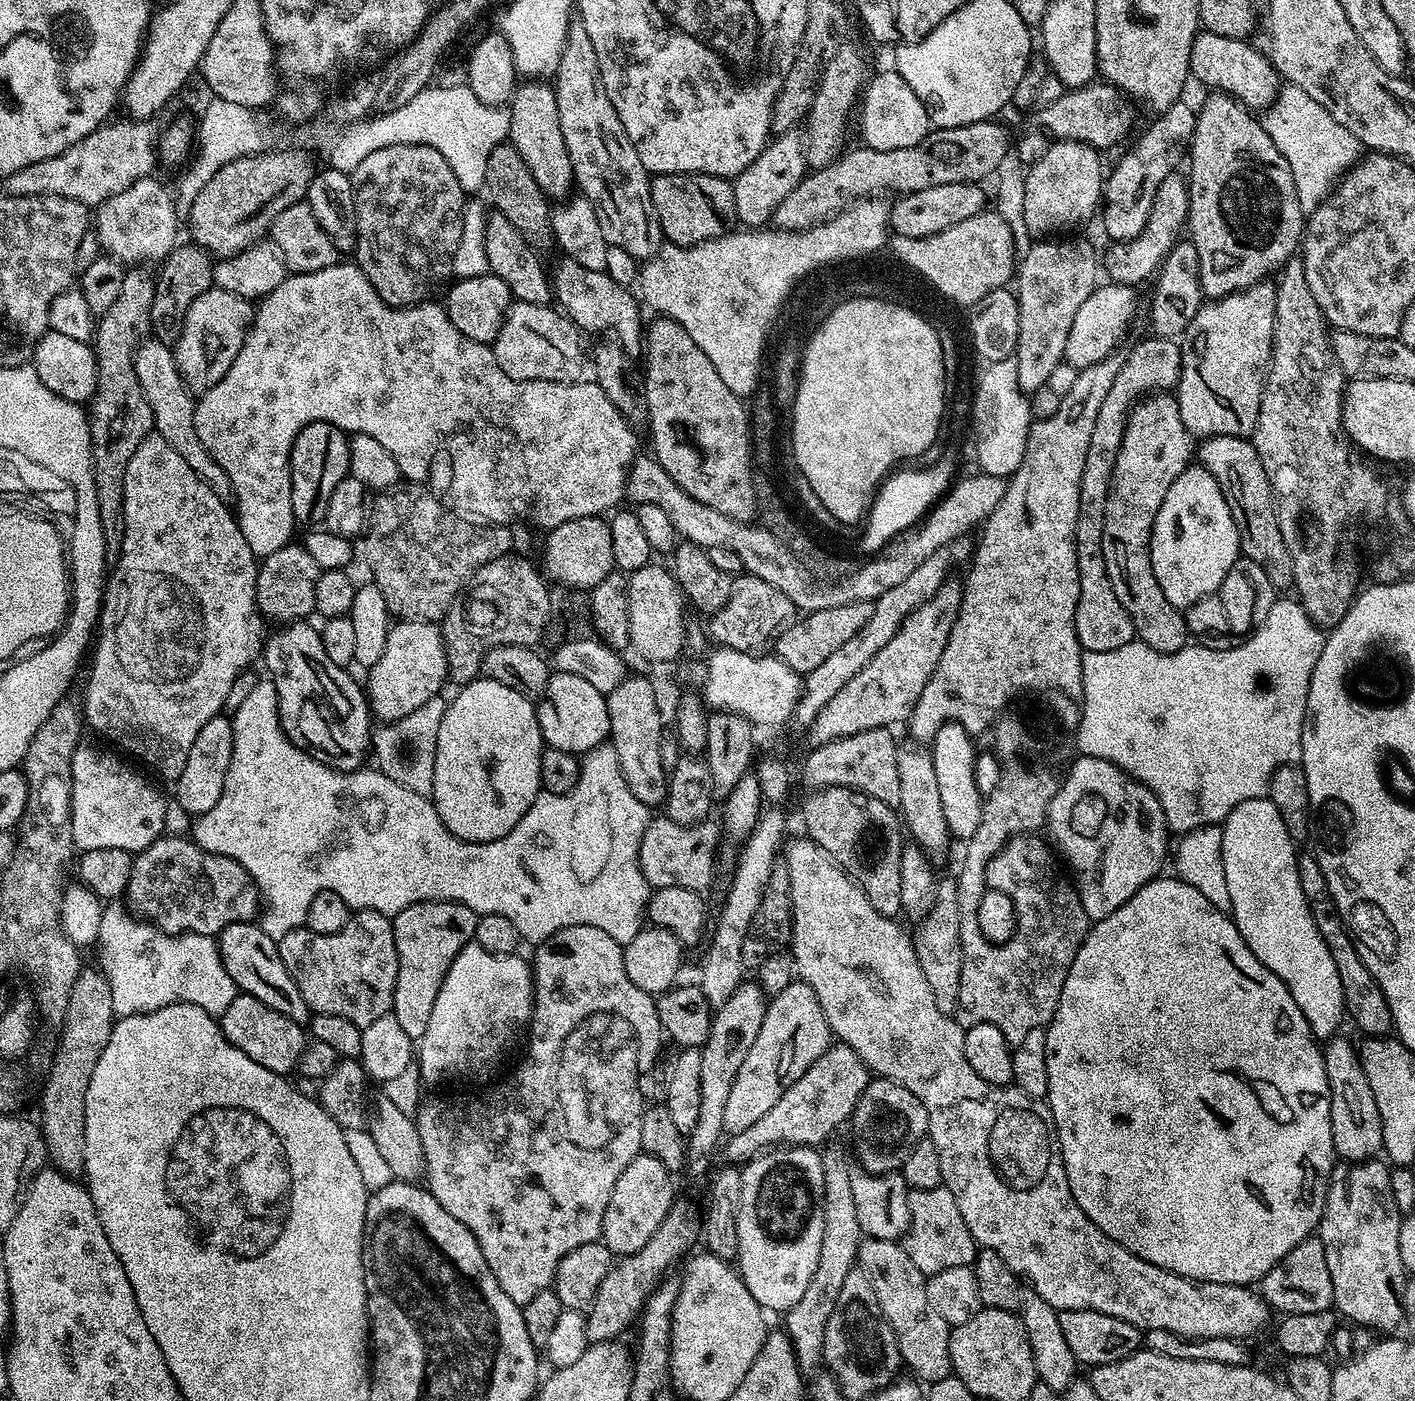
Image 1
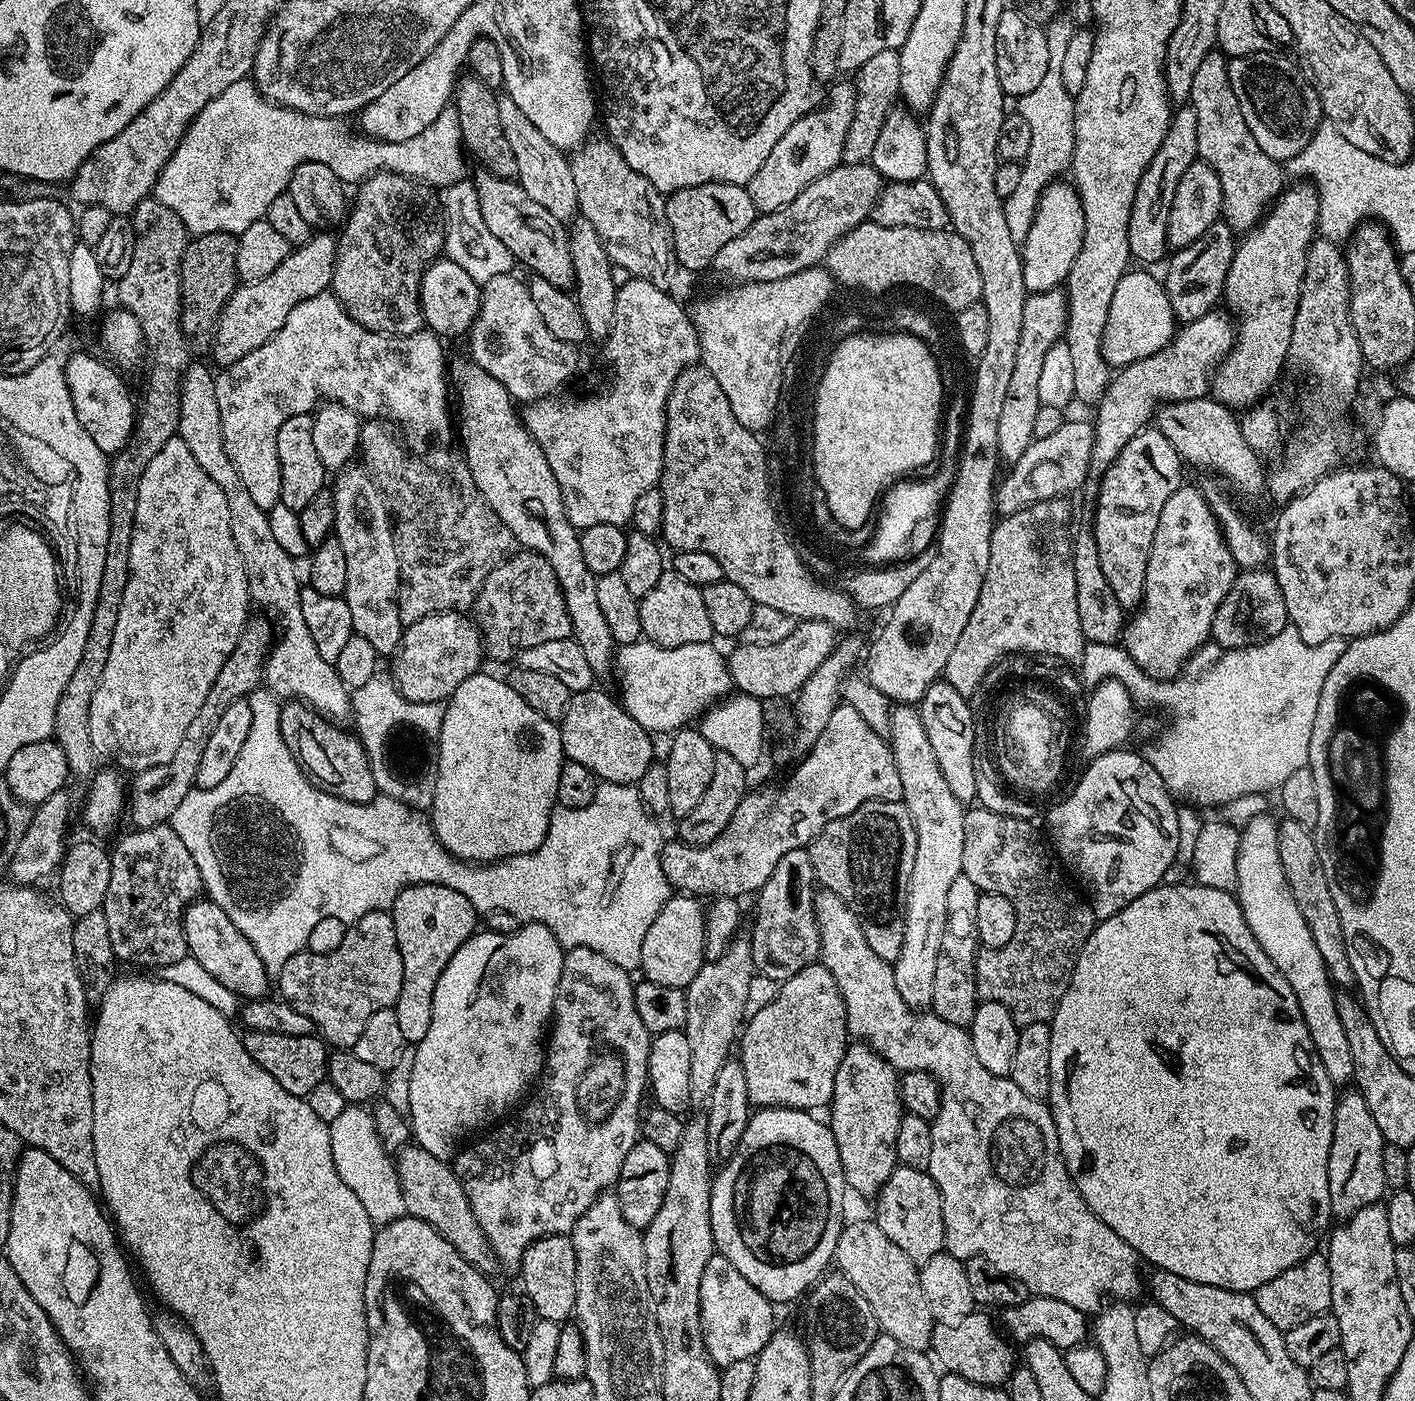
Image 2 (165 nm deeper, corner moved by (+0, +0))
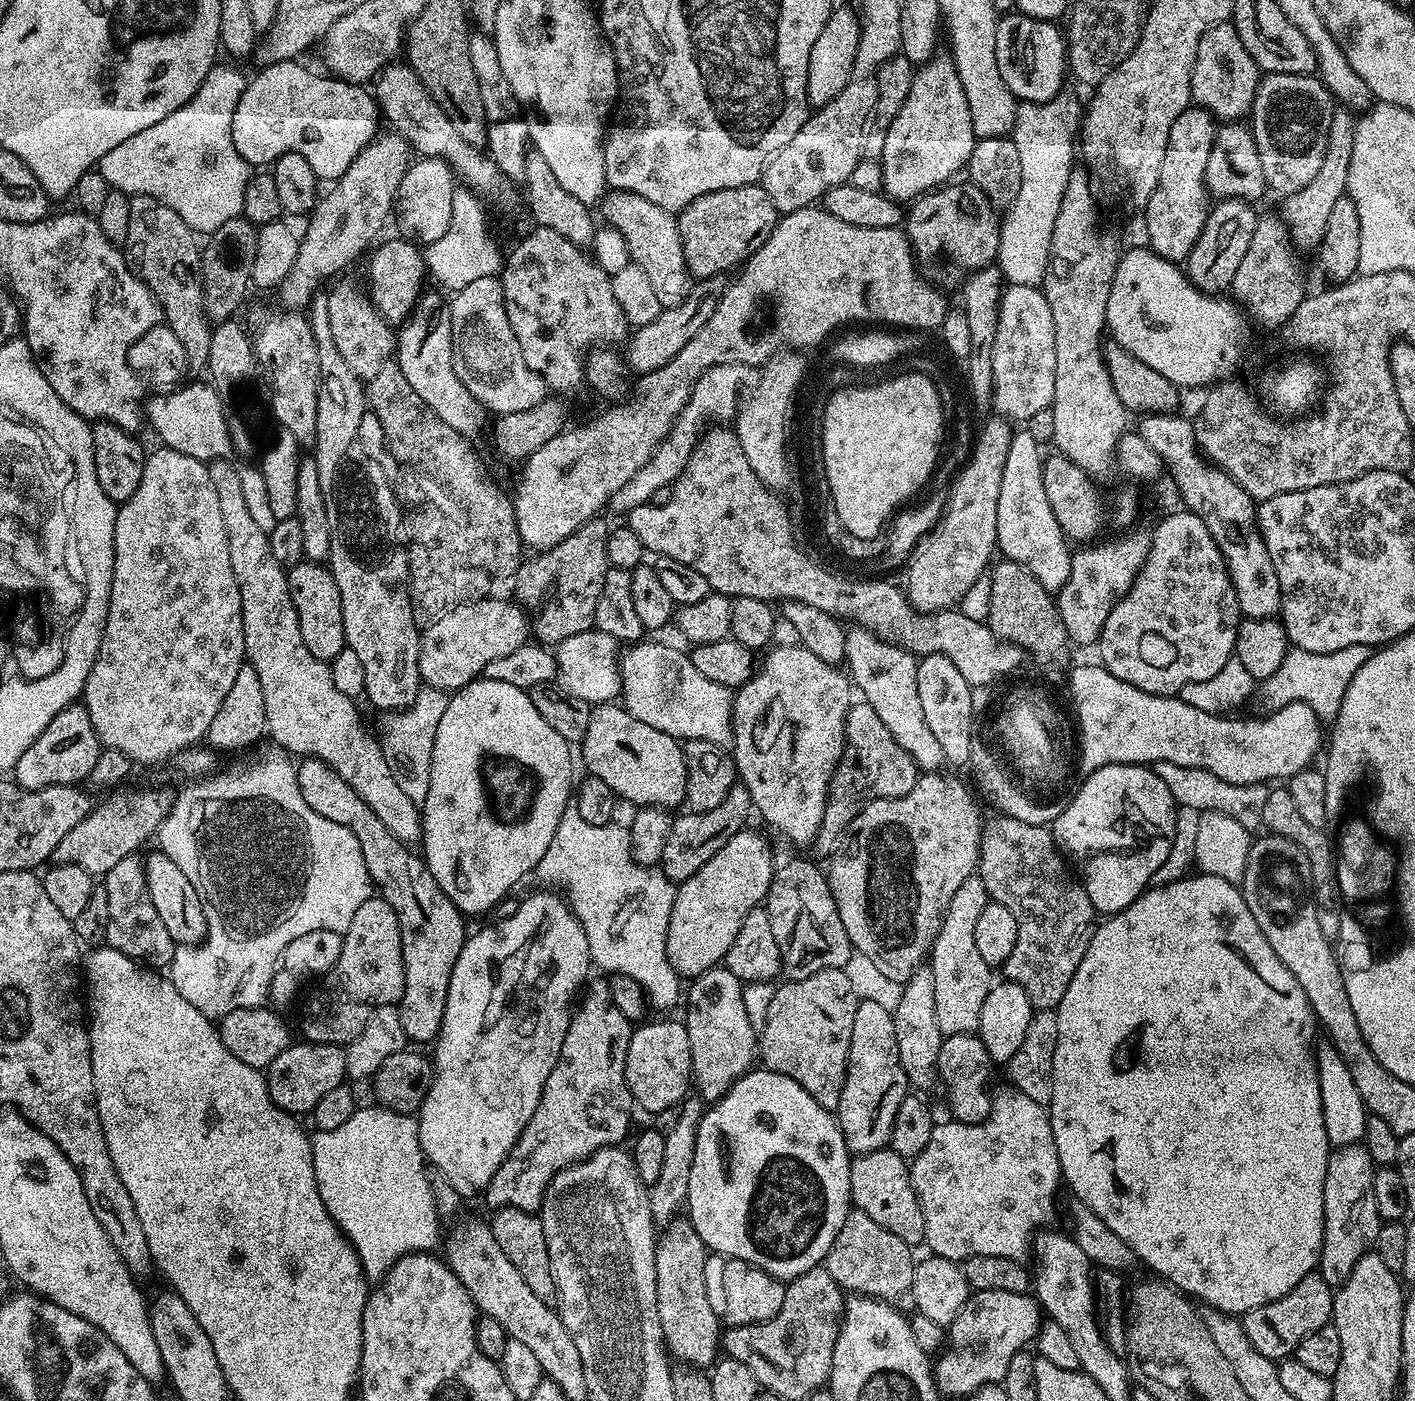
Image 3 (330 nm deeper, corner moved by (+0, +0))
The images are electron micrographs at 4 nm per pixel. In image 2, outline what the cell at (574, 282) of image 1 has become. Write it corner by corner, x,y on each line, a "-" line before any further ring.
480,170
474,176
478,192
478,202
482,217
494,237
502,242
510,252
517,265
525,264
529,273
546,278
550,286
568,290
576,283
574,258
570,254
570,238
565,221
554,218
546,206
534,202
526,190
515,179
507,180
495,176
493,172

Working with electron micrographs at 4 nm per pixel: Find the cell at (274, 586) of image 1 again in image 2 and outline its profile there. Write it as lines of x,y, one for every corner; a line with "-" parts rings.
256,618
249,619
245,624
238,646
234,646
234,654
230,654
230,658
222,662
222,670
218,670
218,678
214,678
214,686
210,686
210,694
206,694
198,714
186,729
174,758
170,758
170,762
162,762
162,766
154,766
145,772
135,773
133,780
136,781
130,784
130,791
126,796
126,816
127,819
132,819
133,829
153,828
159,824
169,823
174,810
178,810
182,798
186,798
186,794
190,794
196,787
198,765
208,745
210,733
218,727
222,713
231,704
247,698
254,689
261,687
264,663
267,662
274,643
274,628
271,623
269,624

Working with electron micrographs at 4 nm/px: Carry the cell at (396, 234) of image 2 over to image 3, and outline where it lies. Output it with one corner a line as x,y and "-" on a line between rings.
340,284
327,293
330,310
330,334
338,354
346,358
346,366
358,374
362,381
370,381
382,366
386,366
396,355
396,337
393,325
381,316
372,304
372,297
363,287
356,284

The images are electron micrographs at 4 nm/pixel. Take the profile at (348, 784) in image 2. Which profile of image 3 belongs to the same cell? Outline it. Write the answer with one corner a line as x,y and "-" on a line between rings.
311,758
301,759
296,764
296,776
306,806
322,814
322,818
346,826
346,830
358,838
375,891
390,902
394,914
398,914
404,959
404,993
398,1007
405,1041
435,1041
442,1026
442,1014
446,1014
450,974
454,974
454,962
458,962
458,954
466,939
464,913
446,898
423,859
417,853
415,856
409,845
394,838
378,814
374,814
374,810
370,810
370,806
366,806
366,802
362,802
356,791
328,764

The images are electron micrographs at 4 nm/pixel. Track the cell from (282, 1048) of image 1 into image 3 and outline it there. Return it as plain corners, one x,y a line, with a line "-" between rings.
293,1042
270,1062
266,1070
268,1093
284,1112
311,1114
325,1094
334,1090
334,1086
345,1083
347,1074
346,1054
341,1045

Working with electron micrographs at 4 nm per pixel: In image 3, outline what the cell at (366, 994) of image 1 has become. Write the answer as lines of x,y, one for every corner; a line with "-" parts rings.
373,894
366,902
362,902
362,906
358,906
358,910
354,910
354,918
342,934
342,950
338,954
338,962
334,962
325,976
319,977
316,986
304,1004
304,1021
300,1024
300,1032
304,1035
301,1037
310,1044
347,1046
354,1042
354,1038
358,1038
358,1034
362,1034
374,1010
391,1004
399,1005
404,993
402,934
398,926
398,914
394,914
394,906
390,906
390,902
386,902
383,896

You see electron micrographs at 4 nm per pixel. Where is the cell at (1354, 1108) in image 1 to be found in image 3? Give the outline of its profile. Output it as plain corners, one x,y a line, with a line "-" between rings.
1363,1143
1347,1144
1345,1148
1335,1149
1329,1155
1326,1182
1322,1194
1324,1237
1322,1238
1318,1271
1322,1278
1326,1278
1326,1282
1333,1290
1344,1284
1346,1278
1350,1278
1350,1270
1354,1270
1354,1266
1358,1266
1358,1258
1365,1256
1376,1243
1376,1235
1382,1223
1378,1214
1378,1202
1374,1202
1374,1174
1376,1170
1377,1165
1373,1164
1370,1154
1365,1150

